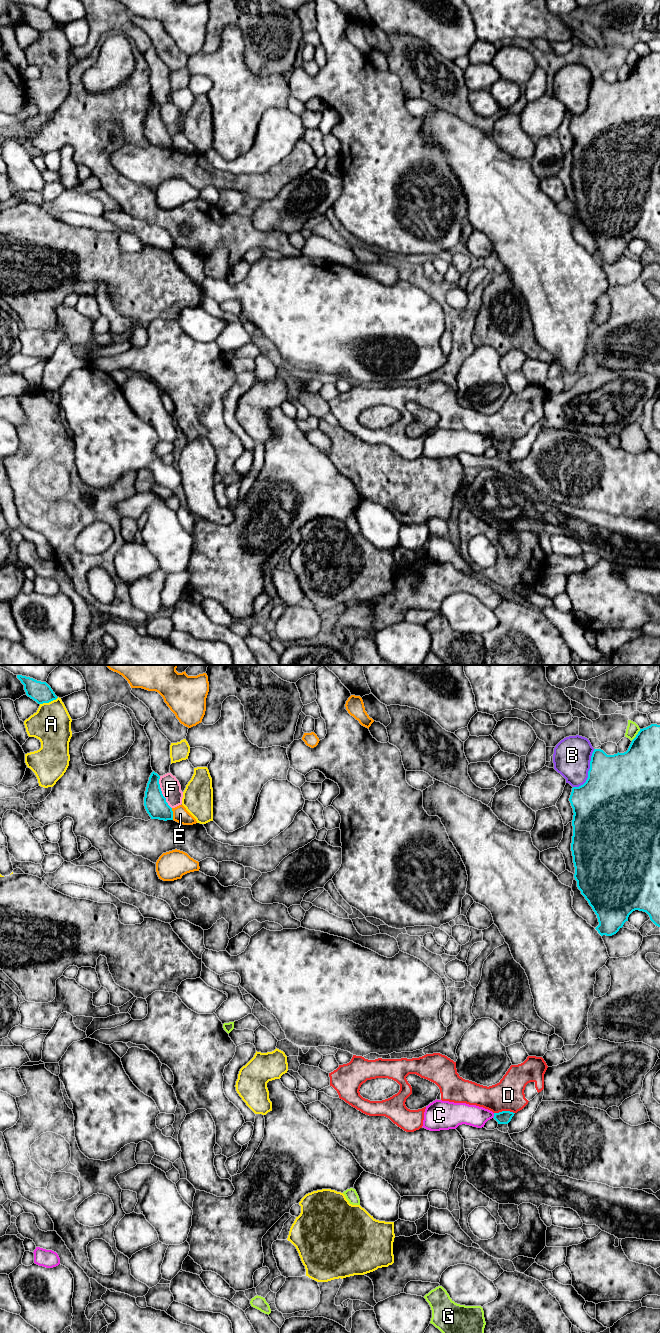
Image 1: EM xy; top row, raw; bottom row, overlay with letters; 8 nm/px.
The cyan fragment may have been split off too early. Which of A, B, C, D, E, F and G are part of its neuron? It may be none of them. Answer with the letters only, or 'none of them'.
none of them

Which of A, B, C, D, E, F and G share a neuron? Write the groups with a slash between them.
A / B / C / D / E / F / G

